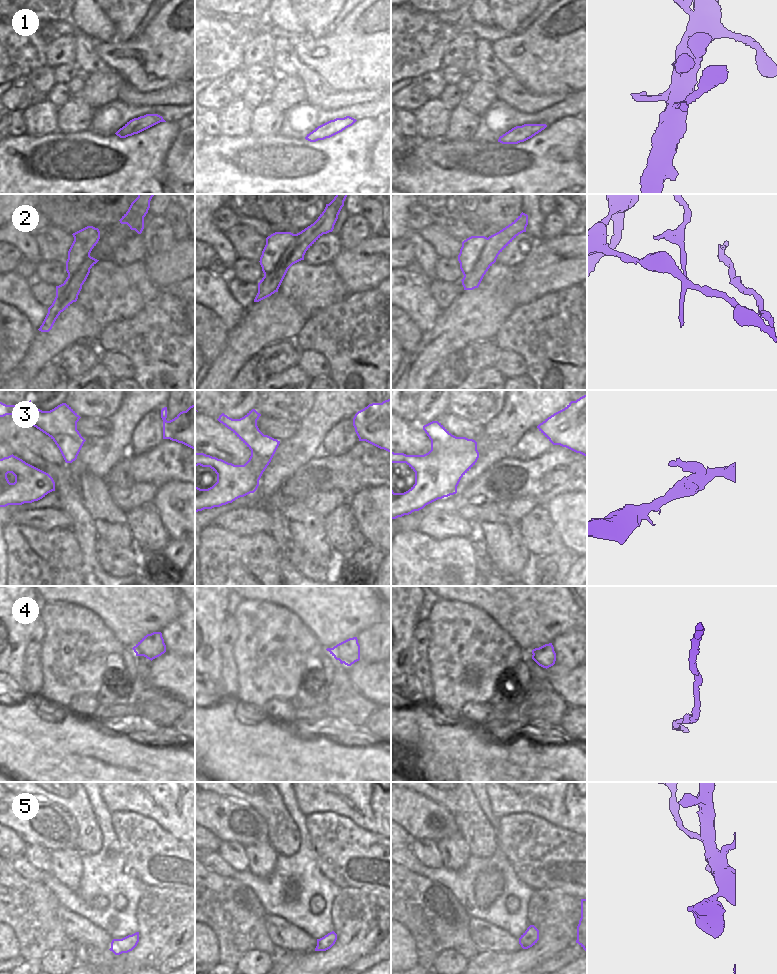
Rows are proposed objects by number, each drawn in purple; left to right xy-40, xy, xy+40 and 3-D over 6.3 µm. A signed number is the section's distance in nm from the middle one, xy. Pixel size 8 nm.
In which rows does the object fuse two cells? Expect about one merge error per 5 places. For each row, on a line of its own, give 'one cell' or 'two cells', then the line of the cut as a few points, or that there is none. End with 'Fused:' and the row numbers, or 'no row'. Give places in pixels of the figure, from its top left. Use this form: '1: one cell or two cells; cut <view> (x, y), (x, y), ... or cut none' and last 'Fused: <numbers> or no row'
1: one cell; cut none
2: two cells; cut xy (296, 234), (277, 266), (270, 273), (264, 274)
3: one cell; cut none
4: one cell; cut none
5: one cell; cut none
Fused: 2

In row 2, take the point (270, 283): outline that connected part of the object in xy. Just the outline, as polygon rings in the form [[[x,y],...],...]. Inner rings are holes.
[[[336,194],[334,199],[329,204],[326,204],[324,211],[320,214],[318,219],[296,234],[294,241],[280,259],[276,269],[271,274],[264,274],[264,277],[258,283],[258,293],[254,302],[259,302],[275,292],[278,292],[288,269],[293,264],[304,260],[306,251],[323,234],[333,231],[347,195],[348,194]]]

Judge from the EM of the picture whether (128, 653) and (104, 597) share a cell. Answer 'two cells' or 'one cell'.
two cells

